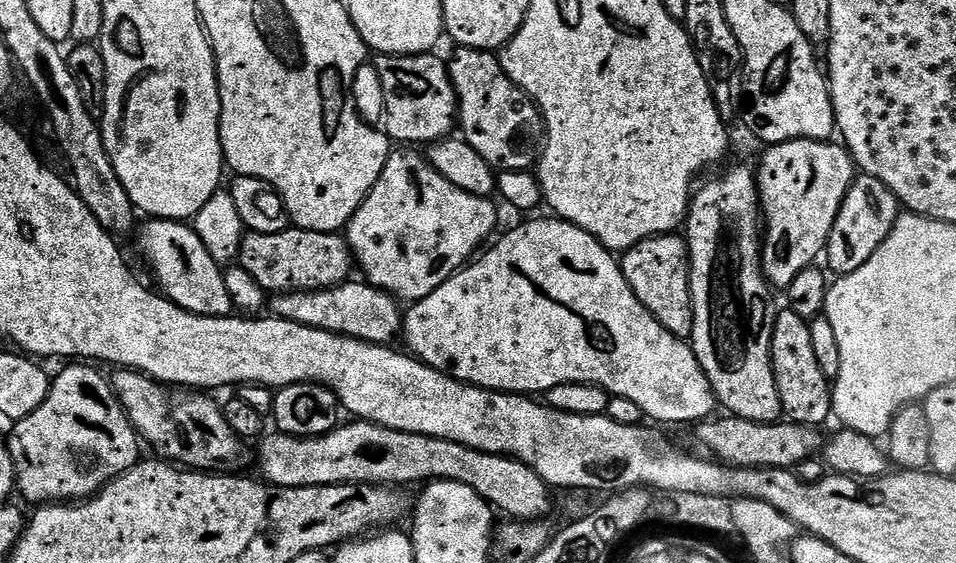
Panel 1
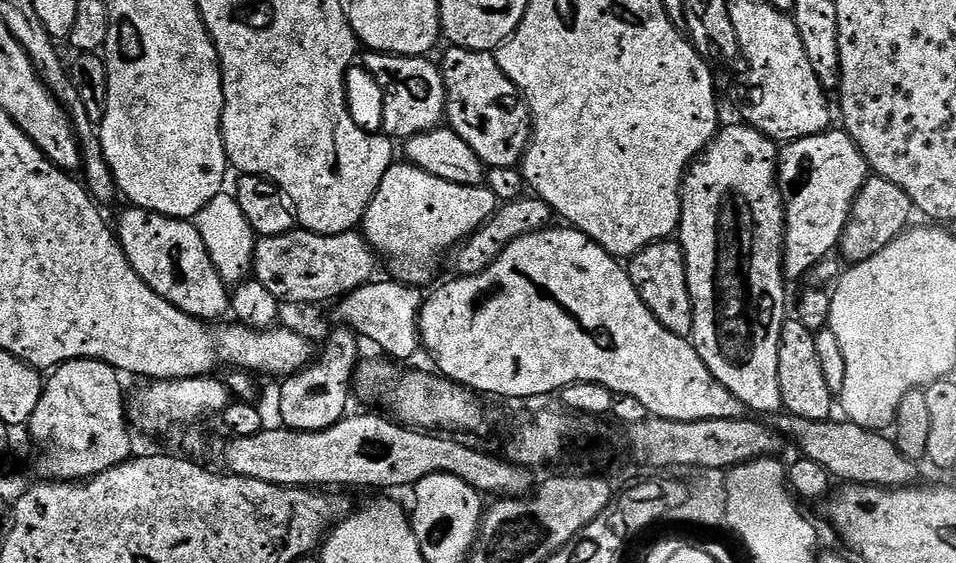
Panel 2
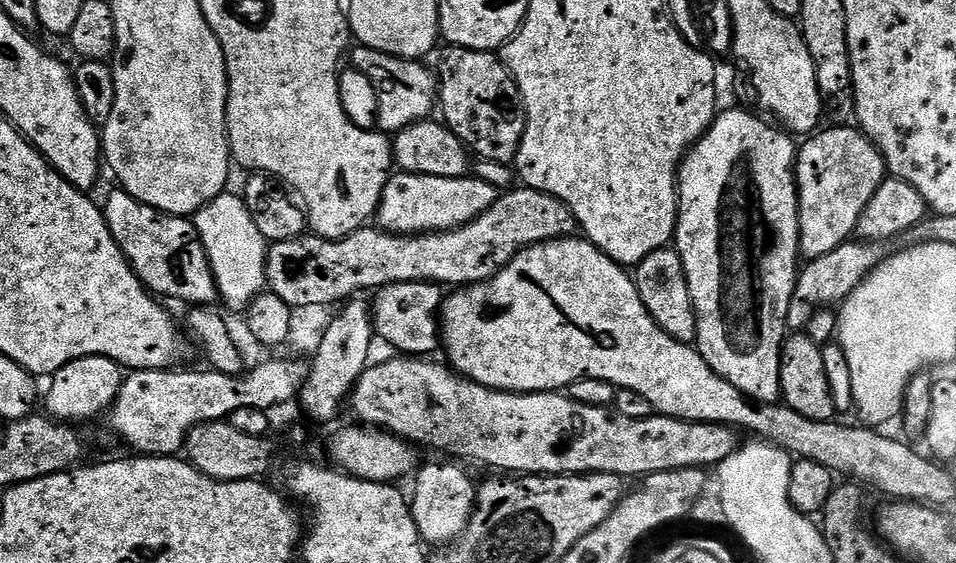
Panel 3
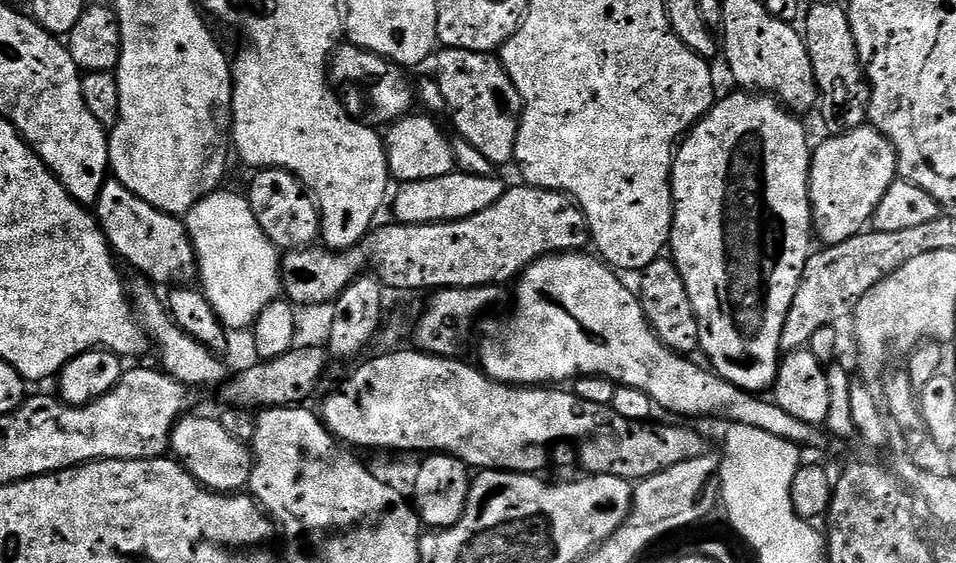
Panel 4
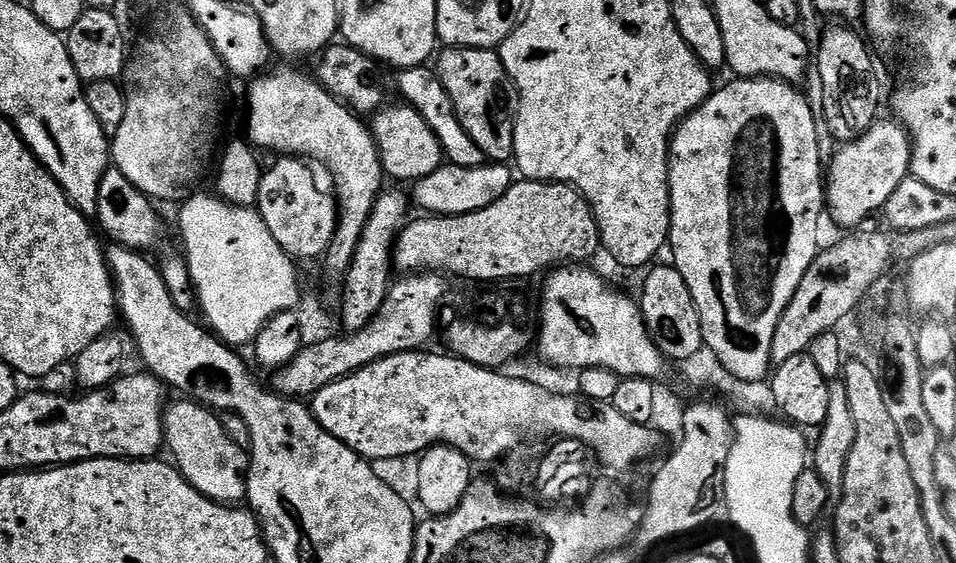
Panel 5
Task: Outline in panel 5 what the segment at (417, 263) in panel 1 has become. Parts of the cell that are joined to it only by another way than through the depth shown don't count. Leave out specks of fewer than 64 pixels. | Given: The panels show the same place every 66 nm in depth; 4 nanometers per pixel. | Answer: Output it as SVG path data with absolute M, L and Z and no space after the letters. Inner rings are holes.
M487 162L477 168L467 168L452 163L445 163L434 174L426 178L415 181L416 198L414 194L414 204L425 213L433 216L461 216L467 212L477 212L502 198L506 190L514 182L514 172L511 167L504 162Z

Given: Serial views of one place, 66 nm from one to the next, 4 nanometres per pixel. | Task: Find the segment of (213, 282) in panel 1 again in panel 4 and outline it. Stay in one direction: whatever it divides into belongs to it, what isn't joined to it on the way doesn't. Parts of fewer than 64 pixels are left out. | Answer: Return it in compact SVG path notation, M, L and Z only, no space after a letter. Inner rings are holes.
M115 178L105 180L94 205L94 215L113 253L123 263L125 260L133 264L139 275L153 285L184 286L197 279L196 251L188 236L188 225L179 215L156 209Z

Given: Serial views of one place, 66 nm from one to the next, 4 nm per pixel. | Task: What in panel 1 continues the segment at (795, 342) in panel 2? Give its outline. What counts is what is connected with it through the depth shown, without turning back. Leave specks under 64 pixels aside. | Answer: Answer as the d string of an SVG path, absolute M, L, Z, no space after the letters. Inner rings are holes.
M791 310L777 311L772 335L772 369L778 386L784 416L791 423L821 426L833 415L830 381L818 366L818 357L810 339L808 321Z

